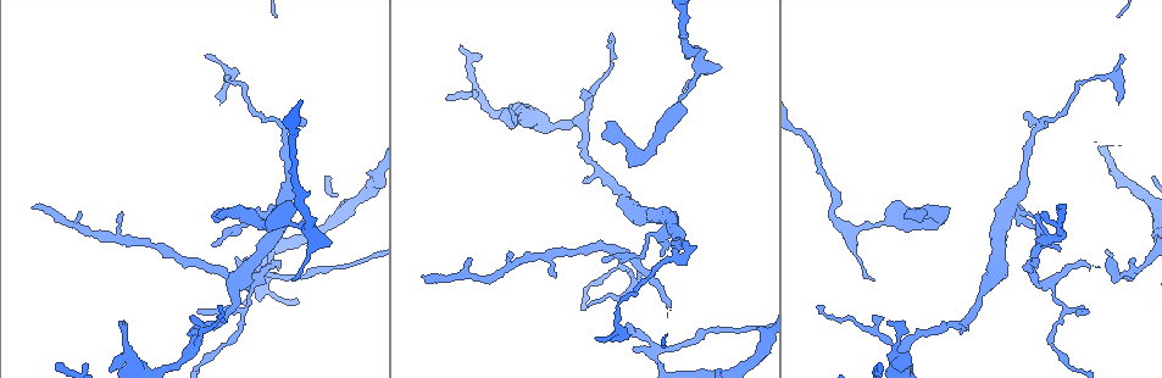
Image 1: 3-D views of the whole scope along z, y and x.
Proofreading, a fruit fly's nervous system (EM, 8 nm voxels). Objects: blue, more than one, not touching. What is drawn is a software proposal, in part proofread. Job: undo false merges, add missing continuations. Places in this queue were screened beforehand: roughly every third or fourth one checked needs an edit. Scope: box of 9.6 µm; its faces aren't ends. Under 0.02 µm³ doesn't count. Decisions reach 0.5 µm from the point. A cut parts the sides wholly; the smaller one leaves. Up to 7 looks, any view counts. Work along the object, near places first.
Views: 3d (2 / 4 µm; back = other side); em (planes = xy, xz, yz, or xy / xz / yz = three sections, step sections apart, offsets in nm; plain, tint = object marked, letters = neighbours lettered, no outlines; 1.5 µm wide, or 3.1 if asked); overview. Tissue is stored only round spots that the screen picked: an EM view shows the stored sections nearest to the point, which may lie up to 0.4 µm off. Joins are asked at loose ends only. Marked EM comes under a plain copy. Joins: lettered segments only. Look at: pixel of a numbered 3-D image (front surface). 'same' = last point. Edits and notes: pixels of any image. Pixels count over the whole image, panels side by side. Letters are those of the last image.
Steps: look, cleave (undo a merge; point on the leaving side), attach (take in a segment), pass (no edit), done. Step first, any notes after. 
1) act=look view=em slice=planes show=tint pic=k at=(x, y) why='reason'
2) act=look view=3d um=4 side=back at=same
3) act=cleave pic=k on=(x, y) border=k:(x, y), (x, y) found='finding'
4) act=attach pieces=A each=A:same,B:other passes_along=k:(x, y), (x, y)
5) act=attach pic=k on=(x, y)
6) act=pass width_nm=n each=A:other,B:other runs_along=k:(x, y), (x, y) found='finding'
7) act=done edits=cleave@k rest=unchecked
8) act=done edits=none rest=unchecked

act=look view=em slice=xy step=4 show=tint pic=1 at=(1098, 267) why='tapers out'

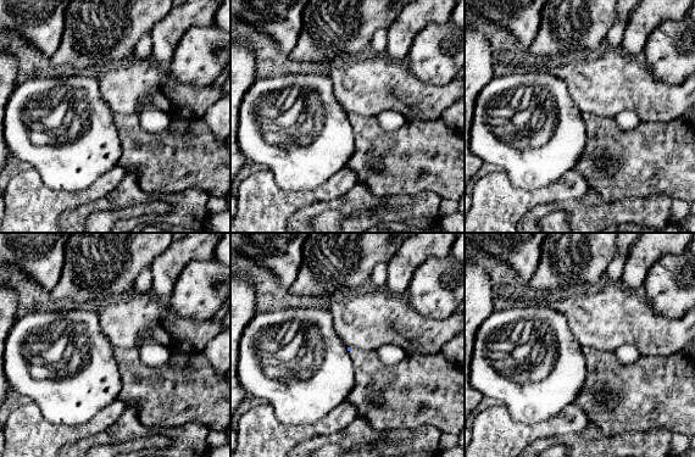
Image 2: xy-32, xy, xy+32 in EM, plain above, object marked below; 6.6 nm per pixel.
act=look view=em slice=planes show=letters at=same

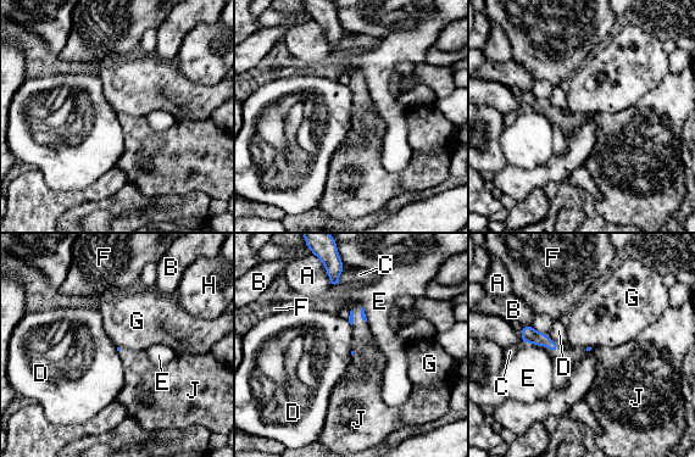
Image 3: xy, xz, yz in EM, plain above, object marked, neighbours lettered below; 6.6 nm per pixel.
act=attach pieces=J each=A:other,B:other,C:other,D:other,E:other,F:other,G:other,H:other,J:same passes_along=3:(529, 334), (551, 350), (570, 355) found='it goes on there'

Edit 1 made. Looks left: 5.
act=look view=overview why='see it whole again'

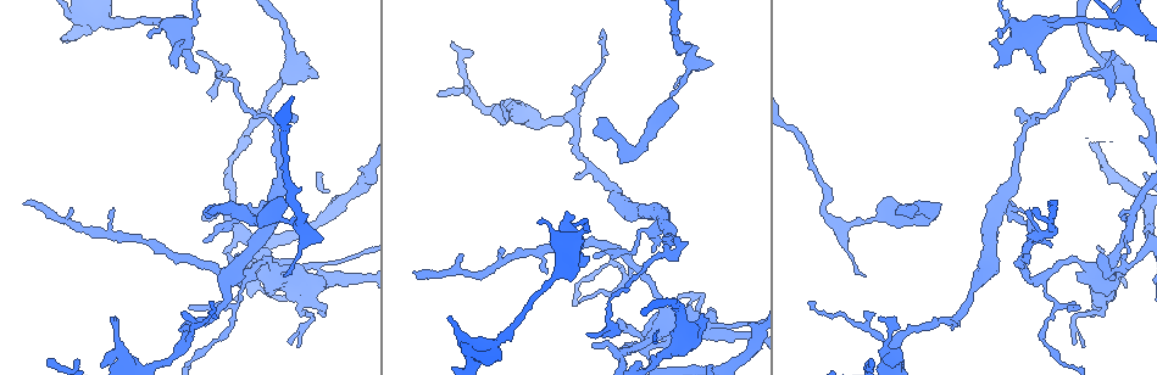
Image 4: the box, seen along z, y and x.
act=look view=3d um=2 side=back pic=4 at=(503, 254) why='branch stops here'

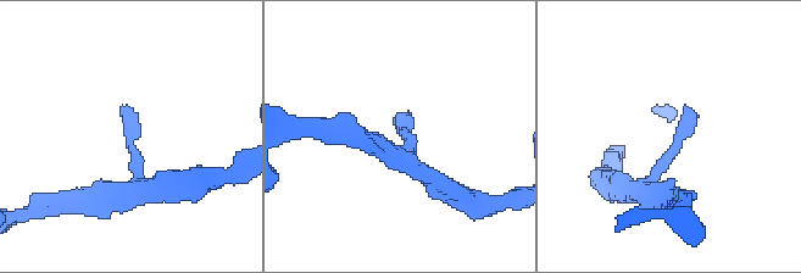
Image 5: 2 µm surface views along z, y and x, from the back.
act=look view=em slice=yz step=4 show=tint pic=5 at=(399, 127)

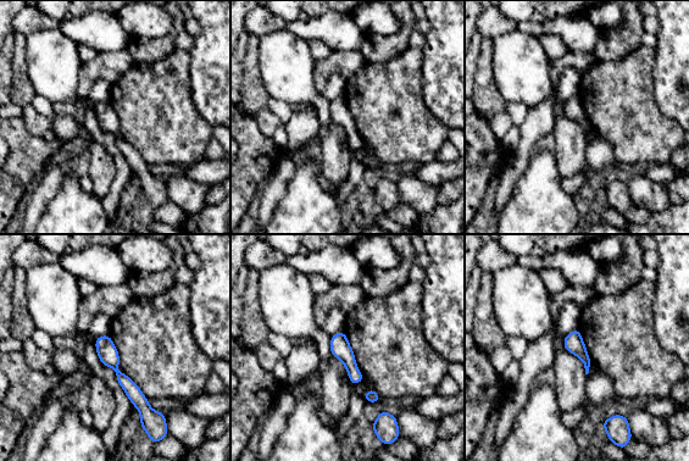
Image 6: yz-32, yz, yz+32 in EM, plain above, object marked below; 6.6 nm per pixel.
act=look view=em slice=xz step=4 show=letters at=same

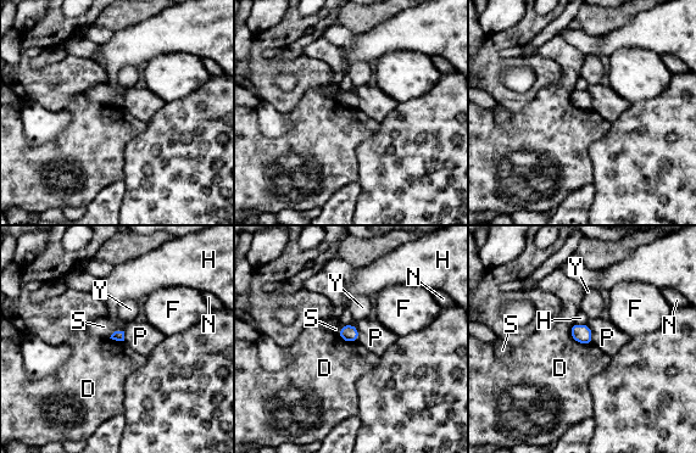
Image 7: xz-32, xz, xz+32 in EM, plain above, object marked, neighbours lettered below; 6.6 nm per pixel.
act=pass longest_contact=D:190nm each=D:other,F:other,H:other,N:other,P:other,S:other,Y:other border=7:(586, 324), (591, 331), (591, 344) found='no lettered segment goes on from it'

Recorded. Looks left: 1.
act=done edits=attach@3 rest=unchecked

